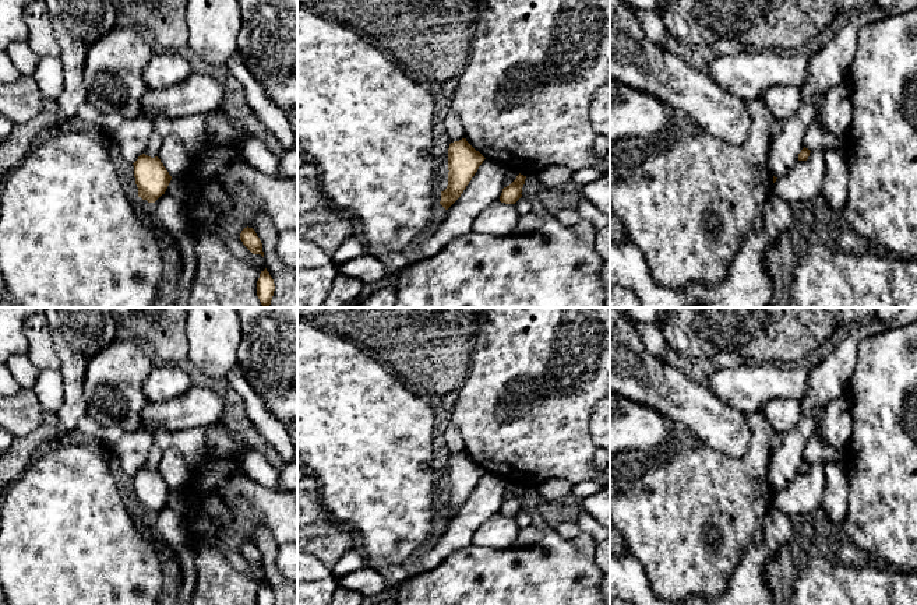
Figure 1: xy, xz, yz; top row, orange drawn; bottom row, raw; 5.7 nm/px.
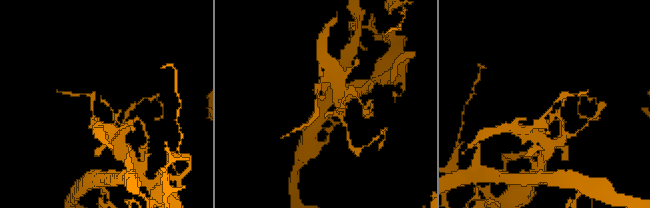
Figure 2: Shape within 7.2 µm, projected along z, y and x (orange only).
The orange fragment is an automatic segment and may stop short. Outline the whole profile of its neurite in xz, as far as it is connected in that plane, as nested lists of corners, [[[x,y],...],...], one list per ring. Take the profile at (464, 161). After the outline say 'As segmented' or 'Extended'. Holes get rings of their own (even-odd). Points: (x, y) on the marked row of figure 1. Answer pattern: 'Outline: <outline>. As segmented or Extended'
Outline: [[[466,138],[454,141],[448,148],[448,186],[441,191],[440,204],[448,210],[463,193],[486,158]]]. As segmented

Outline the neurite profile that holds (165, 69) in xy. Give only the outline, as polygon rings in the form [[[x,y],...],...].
[[[156,49],[142,73],[142,78],[148,88],[162,89],[184,81],[190,74],[190,63],[179,52]]]

